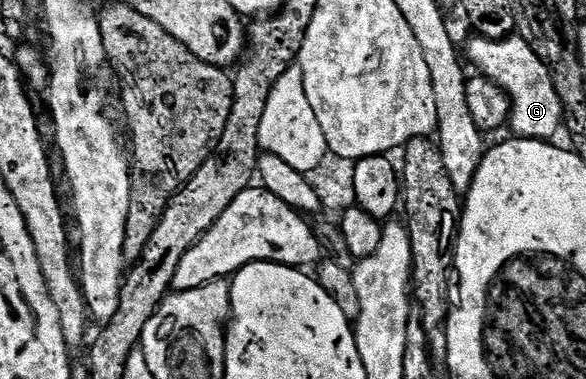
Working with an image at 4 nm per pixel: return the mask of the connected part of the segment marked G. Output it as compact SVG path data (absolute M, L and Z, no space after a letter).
M482 37L472 38L472 43L465 47L465 55L476 63L478 74L486 75L491 82L496 83L502 91L506 91L511 98L511 117L509 127L514 134L521 139L542 139L544 141L554 140L555 130L562 128L565 123L561 97L557 95L557 89L553 85L553 77L529 49L529 45L518 37L505 39L484 39Z

